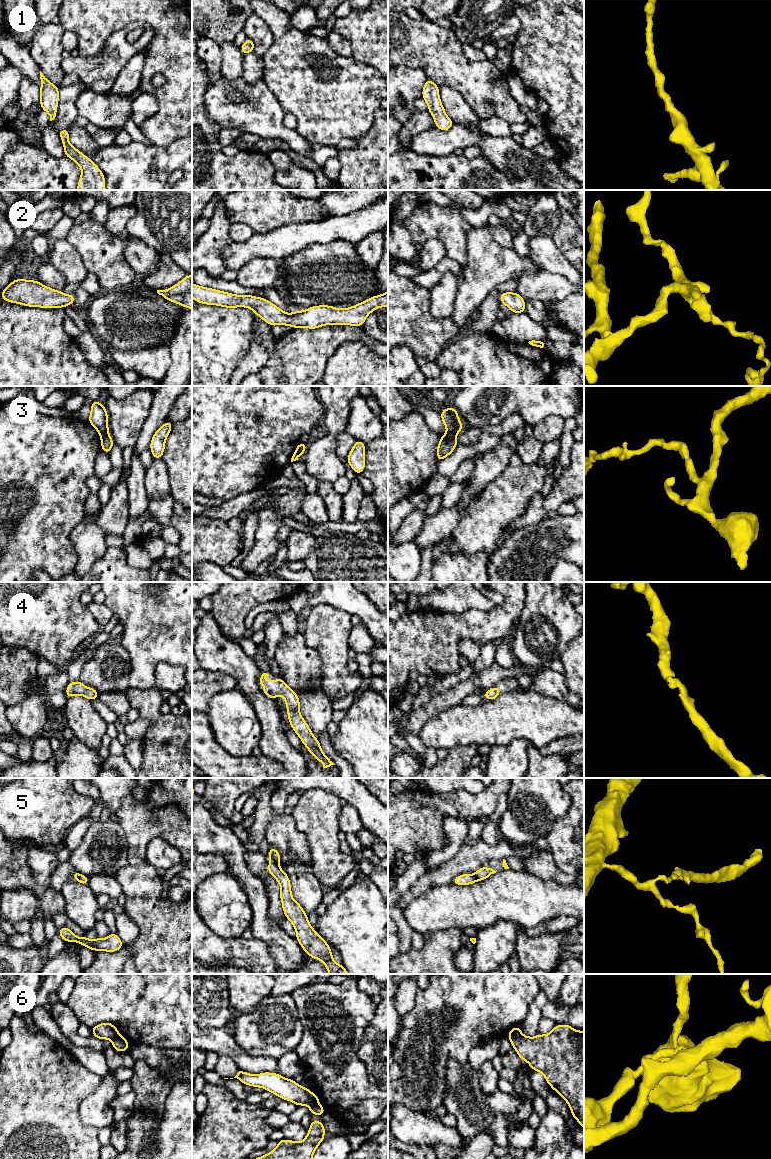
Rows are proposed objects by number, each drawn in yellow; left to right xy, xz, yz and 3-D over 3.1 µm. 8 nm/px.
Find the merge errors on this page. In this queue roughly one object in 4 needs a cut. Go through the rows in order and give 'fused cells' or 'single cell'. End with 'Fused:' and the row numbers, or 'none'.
1: single cell
2: single cell
3: fused cells
4: single cell
5: fused cells
6: fused cells
Fused: 3, 5, 6

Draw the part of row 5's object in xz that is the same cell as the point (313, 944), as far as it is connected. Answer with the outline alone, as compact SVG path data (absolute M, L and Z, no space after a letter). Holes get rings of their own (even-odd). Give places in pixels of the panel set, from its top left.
M272 860L269 861L267 871L281 886L280 898L285 917L294 926L296 938L303 950L310 957L323 961L329 974L349 974L343 965L333 960L328 943L313 929L304 909L293 899L291 883L286 872Z

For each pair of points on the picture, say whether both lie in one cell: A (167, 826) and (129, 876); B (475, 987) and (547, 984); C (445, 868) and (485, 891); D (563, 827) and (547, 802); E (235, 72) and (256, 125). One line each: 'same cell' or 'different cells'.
A: different cells
B: different cells
C: different cells
D: different cells
E: different cells

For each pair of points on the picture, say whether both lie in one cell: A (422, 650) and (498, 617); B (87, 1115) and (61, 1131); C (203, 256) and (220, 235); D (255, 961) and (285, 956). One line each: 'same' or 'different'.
A: same
B: different
C: same
D: different

